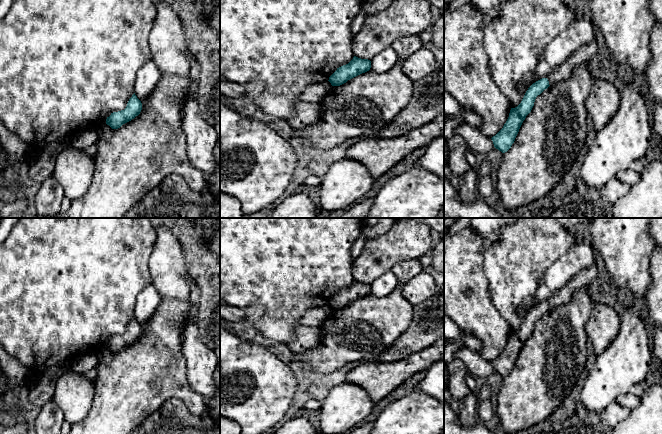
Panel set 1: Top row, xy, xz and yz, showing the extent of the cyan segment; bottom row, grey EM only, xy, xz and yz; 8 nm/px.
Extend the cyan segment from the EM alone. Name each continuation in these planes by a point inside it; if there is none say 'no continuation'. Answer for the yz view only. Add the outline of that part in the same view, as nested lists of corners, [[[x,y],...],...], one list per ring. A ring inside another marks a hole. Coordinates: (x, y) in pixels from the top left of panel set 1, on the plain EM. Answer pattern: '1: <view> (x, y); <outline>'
1: yz (585, 277); [[[596,264],[583,269],[580,273],[568,281],[568,283],[558,293],[548,299],[547,303],[549,305],[549,309],[553,309],[562,304],[568,303],[571,300],[574,292],[580,288],[586,289],[586,287],[593,281],[596,276]]]

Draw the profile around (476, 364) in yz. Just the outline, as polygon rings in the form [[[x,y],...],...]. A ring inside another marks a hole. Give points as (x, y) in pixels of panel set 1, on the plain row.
[[[465,345],[456,352],[456,357],[464,362],[472,375],[478,378],[486,379],[495,373],[491,362],[484,359],[478,351],[470,349]]]

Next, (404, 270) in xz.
[[[409,260],[396,263],[392,266],[391,271],[398,277],[399,281],[408,281],[423,272],[423,268],[418,260]]]

